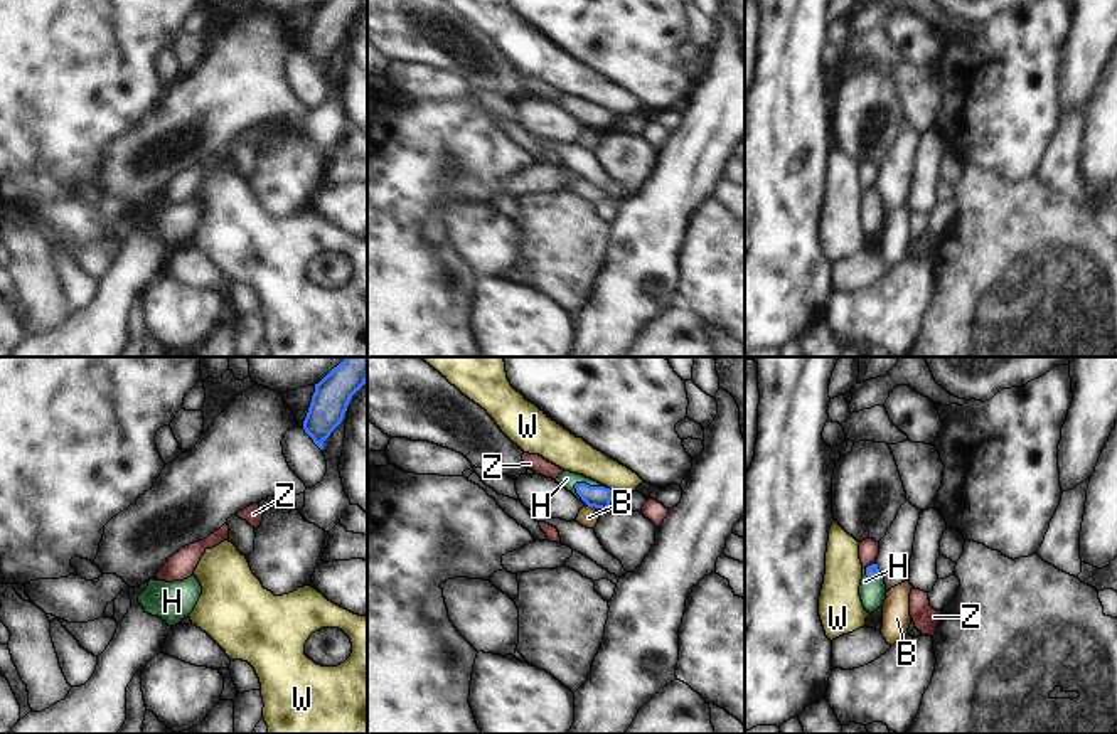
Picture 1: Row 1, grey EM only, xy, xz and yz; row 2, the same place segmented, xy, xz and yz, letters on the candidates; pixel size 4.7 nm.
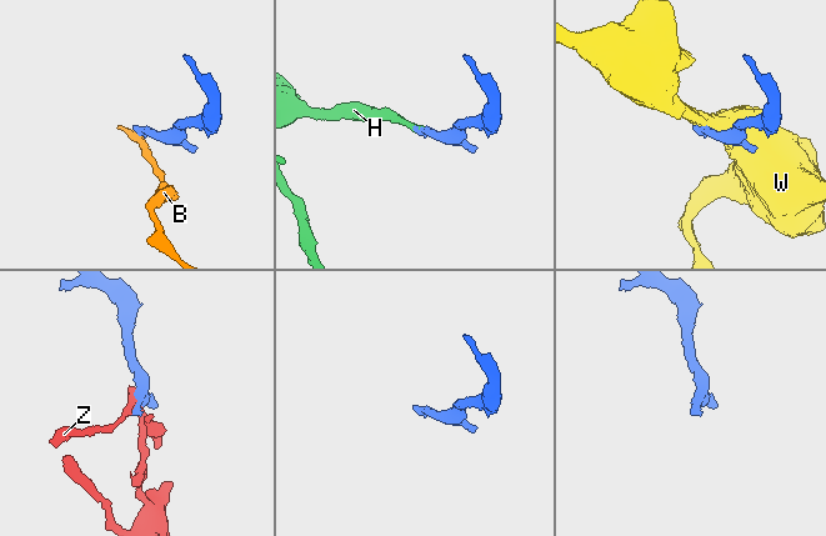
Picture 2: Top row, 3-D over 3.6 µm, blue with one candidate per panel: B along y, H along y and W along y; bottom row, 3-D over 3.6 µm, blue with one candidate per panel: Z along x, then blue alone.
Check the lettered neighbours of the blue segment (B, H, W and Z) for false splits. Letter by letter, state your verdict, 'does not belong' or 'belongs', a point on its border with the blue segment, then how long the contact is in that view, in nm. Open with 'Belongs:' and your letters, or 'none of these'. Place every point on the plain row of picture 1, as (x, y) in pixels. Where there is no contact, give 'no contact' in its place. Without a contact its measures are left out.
Belongs: H
B: does not belong | xz (592, 128) | 50 nm
H: belongs | xz (588, 108) | 170 nm
W: does not belong | xz (609, 111) | 30 nm
Z: does not belong | yz (871, 187) | 50 nm

